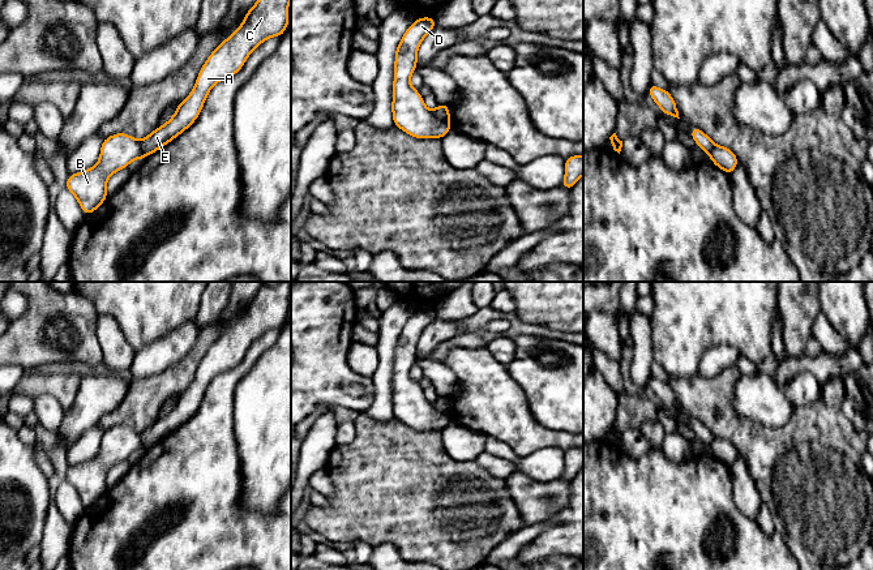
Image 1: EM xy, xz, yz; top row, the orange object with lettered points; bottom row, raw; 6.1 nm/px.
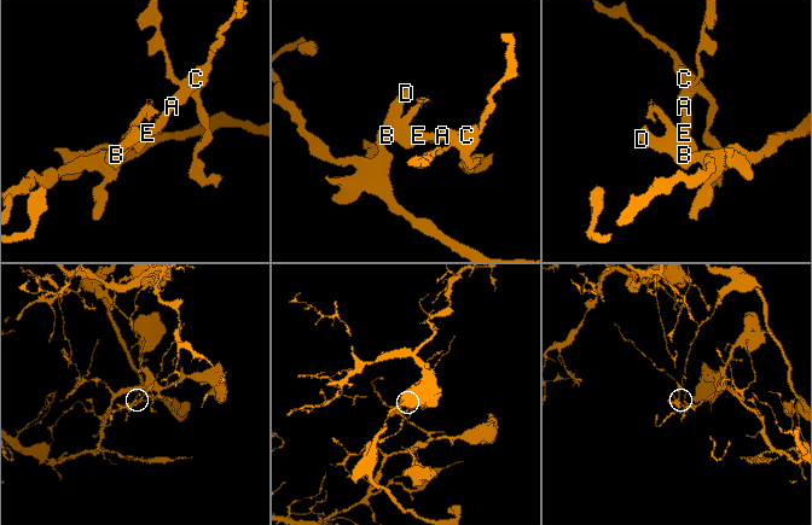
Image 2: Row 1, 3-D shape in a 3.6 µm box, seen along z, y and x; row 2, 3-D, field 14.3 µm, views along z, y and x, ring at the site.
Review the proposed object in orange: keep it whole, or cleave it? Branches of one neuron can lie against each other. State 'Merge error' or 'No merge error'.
Merge error

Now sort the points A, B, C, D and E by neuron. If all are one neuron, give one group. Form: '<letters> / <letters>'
A C E / B D

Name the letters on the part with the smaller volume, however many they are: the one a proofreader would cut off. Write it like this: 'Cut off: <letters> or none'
Cut off: A, C, E

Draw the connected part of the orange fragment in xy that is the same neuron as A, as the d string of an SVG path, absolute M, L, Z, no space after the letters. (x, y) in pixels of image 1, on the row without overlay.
M291 282L266 283L244 308L244 314L213 343L200 361L192 385L176 398L175 407L140 433L145 447L158 443L180 428L198 410L209 383L219 373L236 367L251 344L288 320Z

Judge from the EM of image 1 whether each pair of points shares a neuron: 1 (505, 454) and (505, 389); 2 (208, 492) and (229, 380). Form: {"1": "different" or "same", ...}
{"1": "different", "2": "same"}

